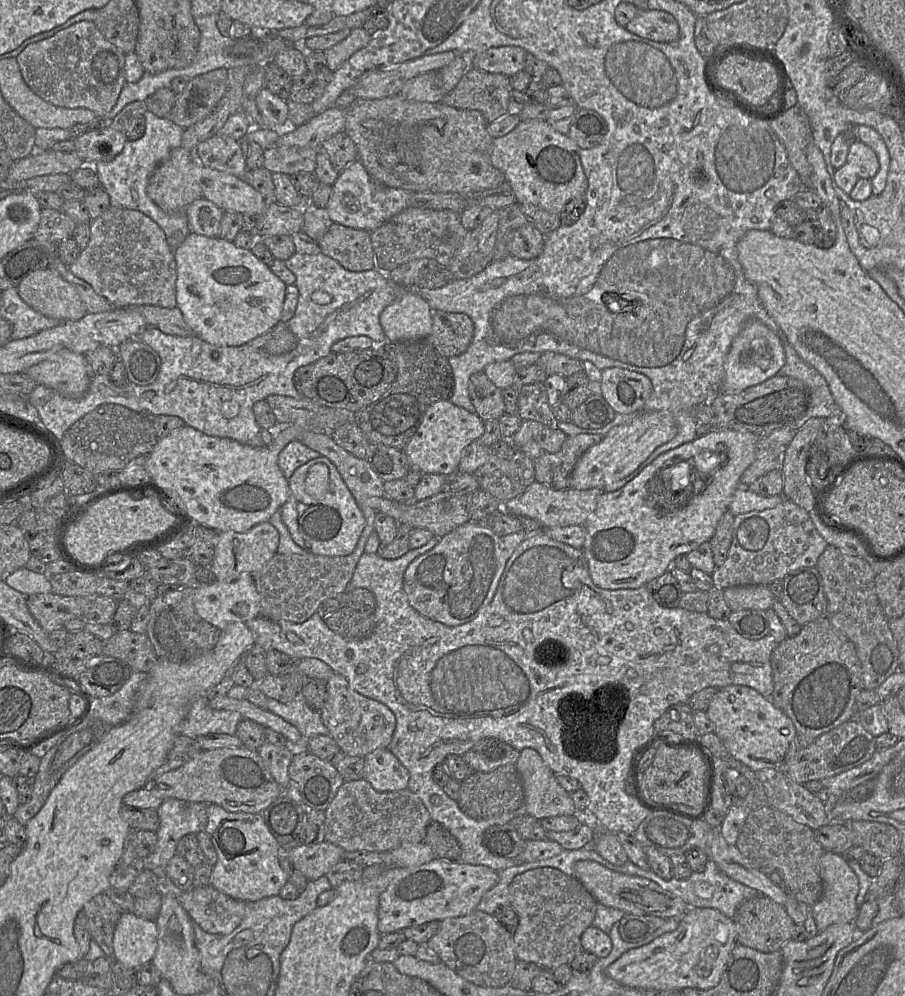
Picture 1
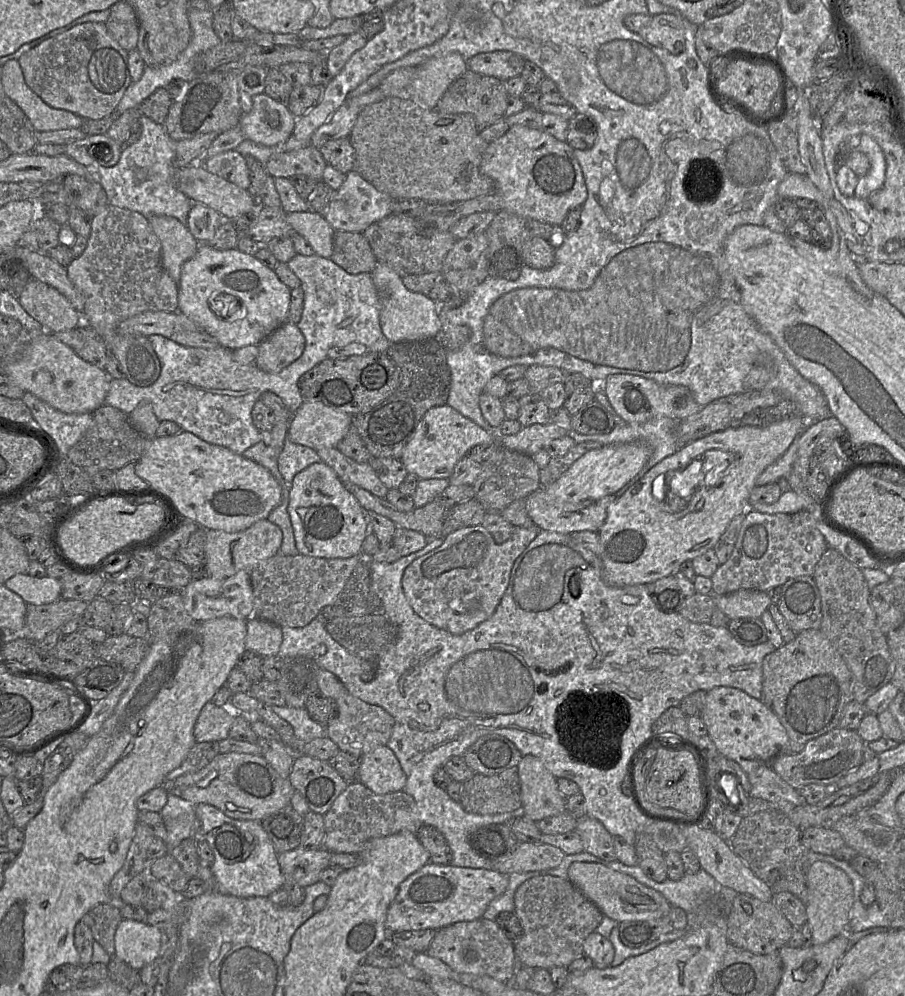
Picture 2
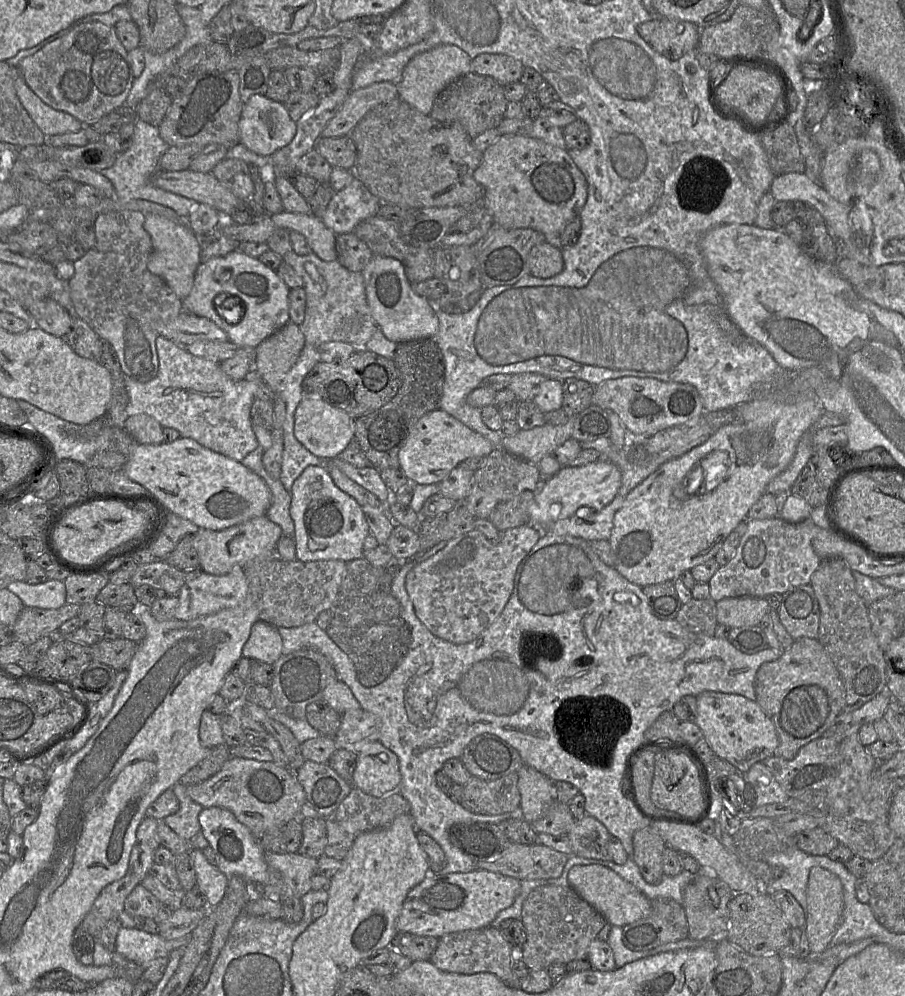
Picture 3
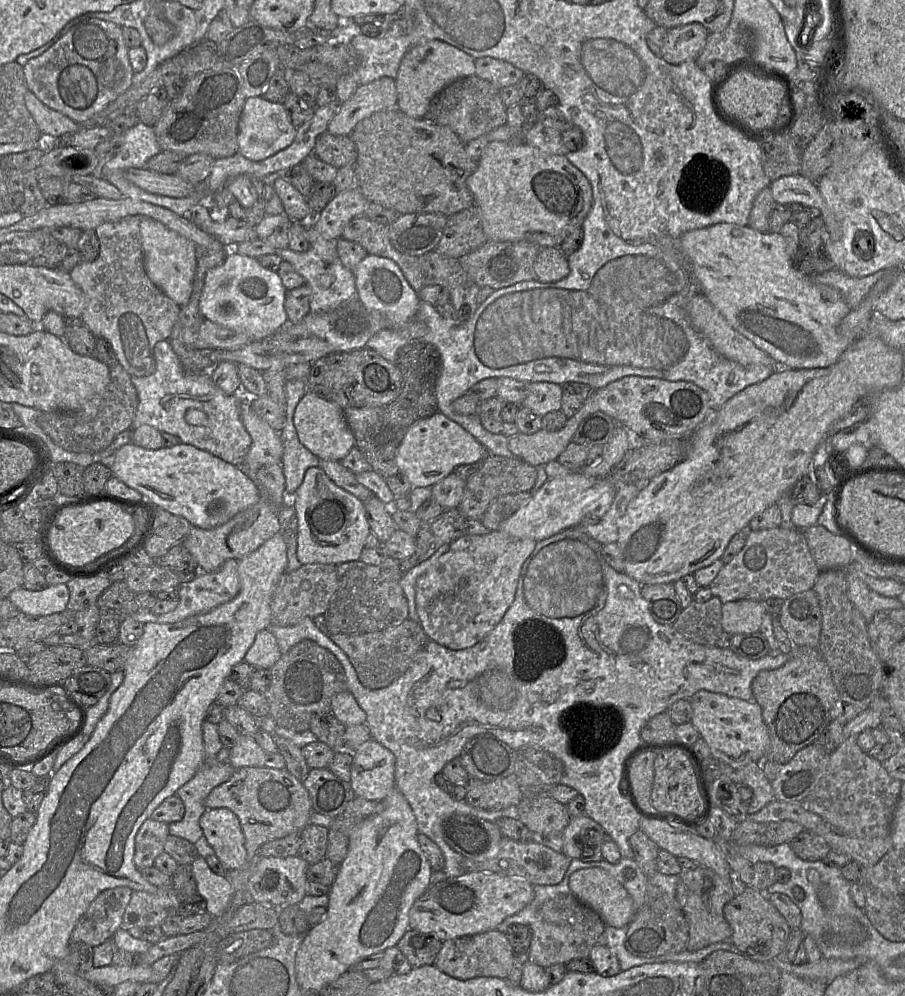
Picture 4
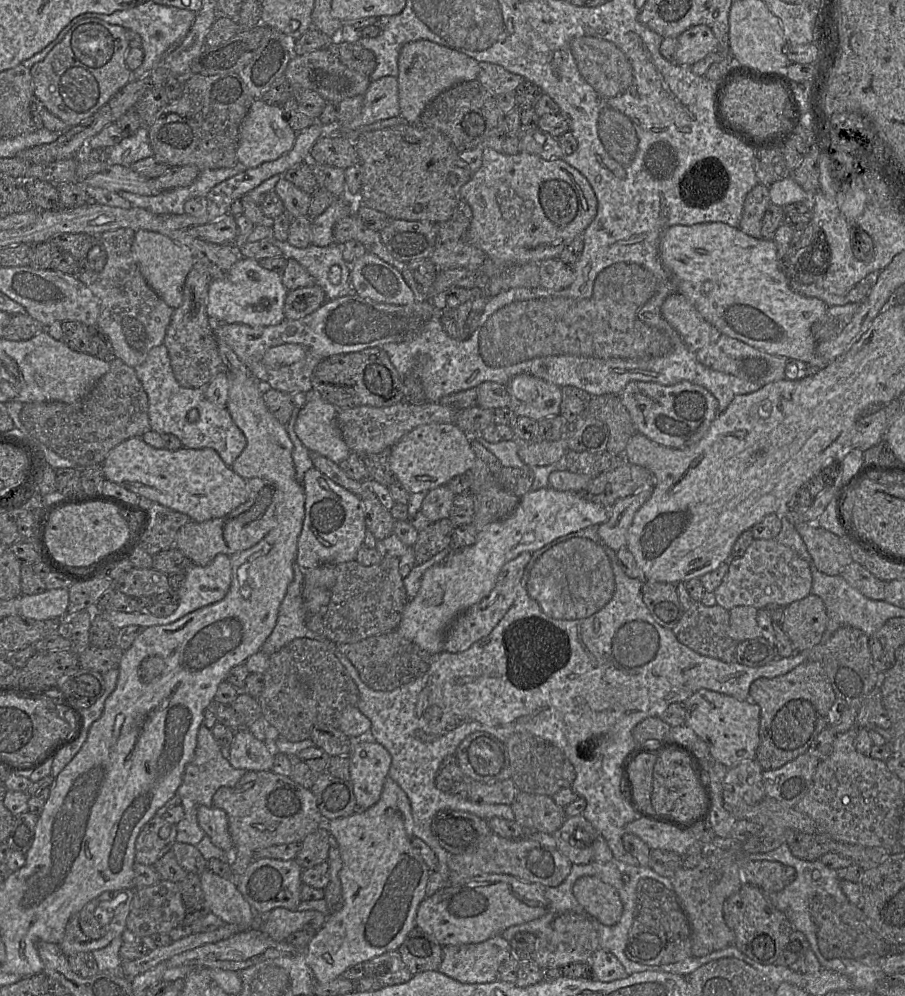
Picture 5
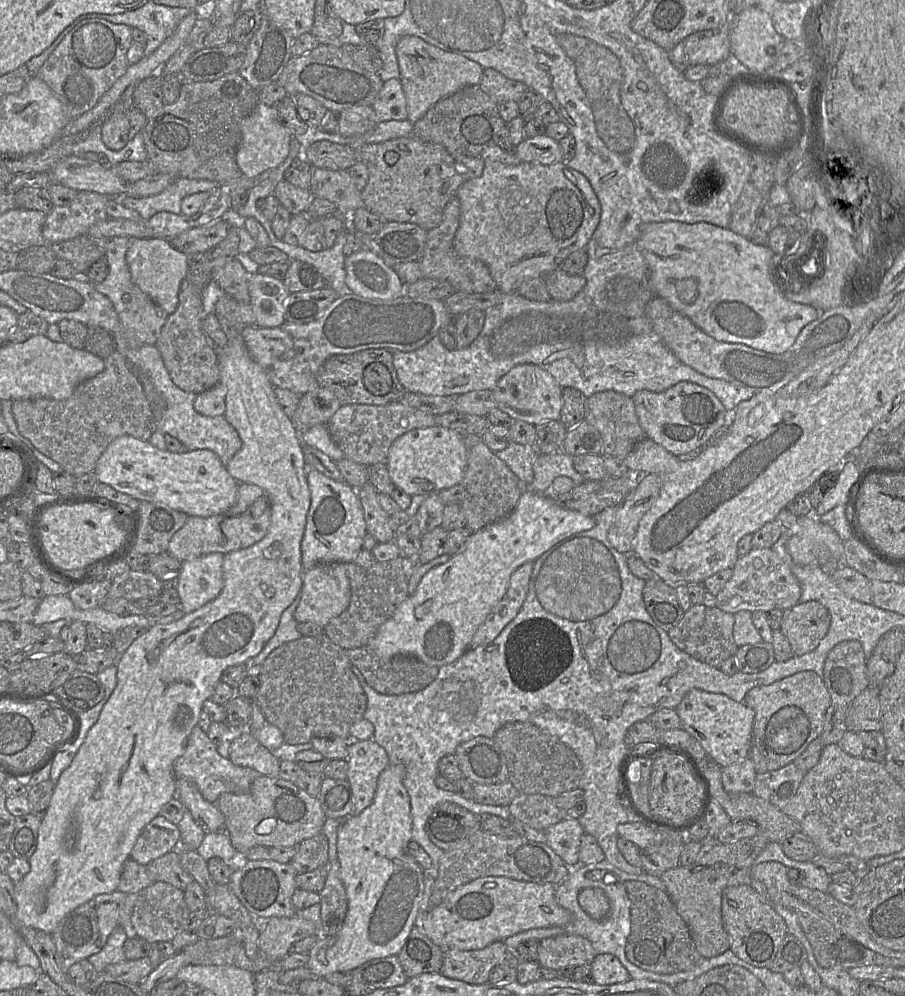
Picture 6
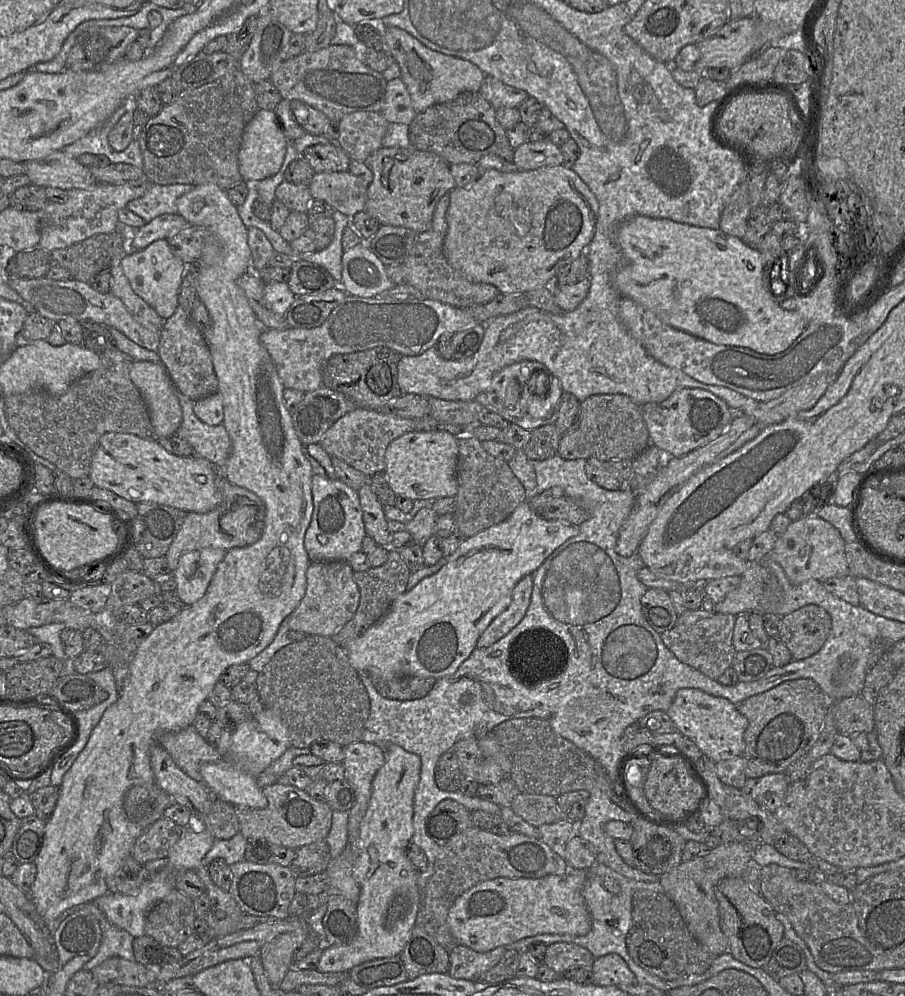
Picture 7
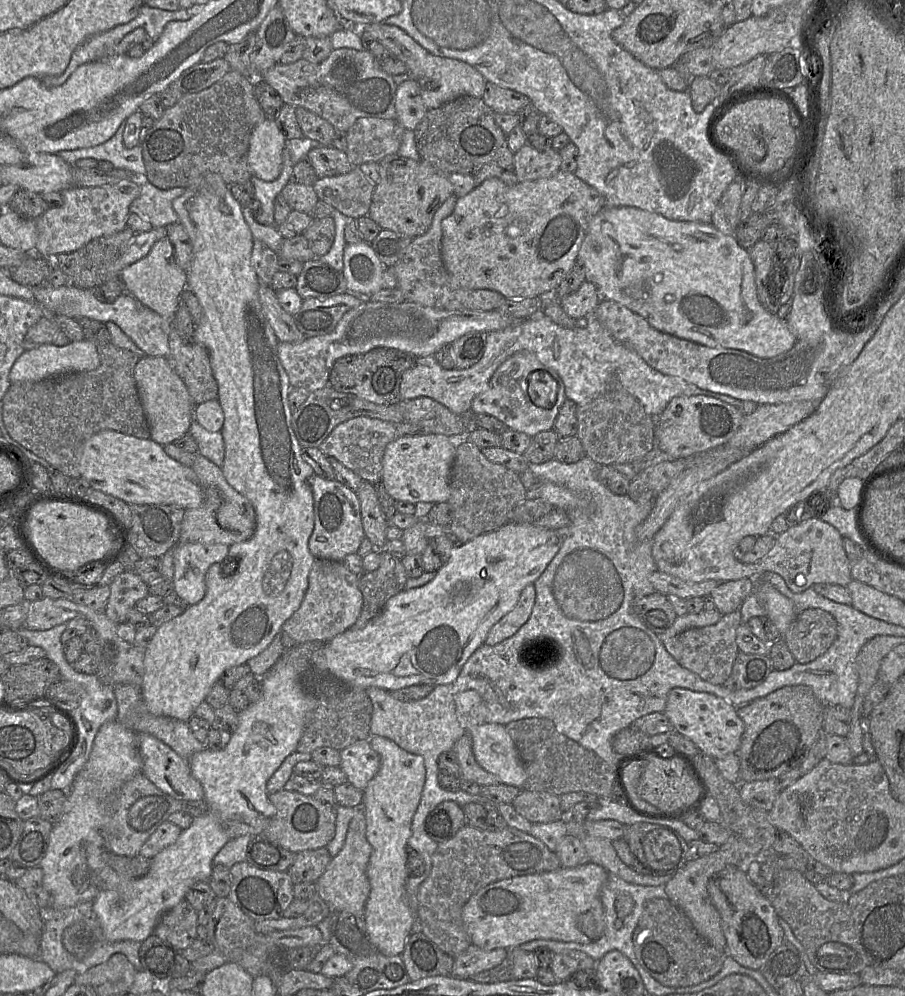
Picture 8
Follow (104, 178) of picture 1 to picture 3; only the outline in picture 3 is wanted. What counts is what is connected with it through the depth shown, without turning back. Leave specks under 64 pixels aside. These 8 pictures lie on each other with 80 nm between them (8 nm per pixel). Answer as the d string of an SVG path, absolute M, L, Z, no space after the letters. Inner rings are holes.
M136 119L131 145L118 155L113 166L103 169L100 173L114 186L115 198L119 201L147 200L171 208L181 218L186 218L199 206L193 199L174 194L151 184L151 176L159 170L159 160L170 146L160 137L159 128Z

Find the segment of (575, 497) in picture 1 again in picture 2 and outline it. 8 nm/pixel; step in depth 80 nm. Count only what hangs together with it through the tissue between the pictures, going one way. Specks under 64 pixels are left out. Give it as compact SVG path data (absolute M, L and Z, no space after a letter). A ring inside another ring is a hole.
M540 487L526 500L526 511L534 525L542 531L571 534L579 531L598 533L603 526L609 505L626 490L623 487L613 495L598 501L585 500L563 506L546 501L546 492Z

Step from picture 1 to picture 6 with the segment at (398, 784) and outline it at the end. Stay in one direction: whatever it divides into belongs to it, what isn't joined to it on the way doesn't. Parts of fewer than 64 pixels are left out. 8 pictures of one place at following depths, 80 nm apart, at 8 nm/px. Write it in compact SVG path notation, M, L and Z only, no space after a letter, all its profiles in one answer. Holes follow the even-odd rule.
M373 739L351 740L347 745L347 780L353 793L353 815L373 801L380 773L389 765L383 747Z

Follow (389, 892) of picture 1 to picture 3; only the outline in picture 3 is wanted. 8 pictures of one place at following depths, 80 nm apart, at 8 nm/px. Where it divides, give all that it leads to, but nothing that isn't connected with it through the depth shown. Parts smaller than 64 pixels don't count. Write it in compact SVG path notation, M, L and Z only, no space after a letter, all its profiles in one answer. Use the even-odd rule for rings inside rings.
M486 870L429 873L407 894L395 922L397 932L441 938L452 932L488 927L500 911L513 904L520 886L521 881L516 878Z

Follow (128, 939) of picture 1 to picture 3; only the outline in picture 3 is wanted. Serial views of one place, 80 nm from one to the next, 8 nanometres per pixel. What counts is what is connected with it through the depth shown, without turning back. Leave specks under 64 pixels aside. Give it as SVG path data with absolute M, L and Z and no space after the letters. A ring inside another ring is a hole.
M121 926L115 940L115 951L127 959L146 966L162 953L165 940L158 934L151 934L137 928Z

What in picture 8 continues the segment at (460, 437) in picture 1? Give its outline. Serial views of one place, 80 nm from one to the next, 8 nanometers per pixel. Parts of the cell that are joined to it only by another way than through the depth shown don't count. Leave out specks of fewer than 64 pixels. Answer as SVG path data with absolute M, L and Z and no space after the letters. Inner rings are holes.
M443 434L403 435L387 444L382 458L381 483L396 501L410 504L447 502L457 442Z

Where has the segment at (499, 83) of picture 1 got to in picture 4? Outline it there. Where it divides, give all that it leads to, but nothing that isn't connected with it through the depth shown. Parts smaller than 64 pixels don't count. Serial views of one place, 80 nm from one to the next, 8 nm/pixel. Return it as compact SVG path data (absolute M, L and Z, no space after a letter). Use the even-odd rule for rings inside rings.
M476 75L457 79L448 84L430 102L424 119L449 127L462 142L468 142L488 134L507 123L507 108L503 104L500 89Z

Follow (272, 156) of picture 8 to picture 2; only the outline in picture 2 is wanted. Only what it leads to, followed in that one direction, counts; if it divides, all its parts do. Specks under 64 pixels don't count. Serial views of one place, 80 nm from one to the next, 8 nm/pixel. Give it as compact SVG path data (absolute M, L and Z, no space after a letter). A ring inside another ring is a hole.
M263 92L253 97L252 109L241 117L240 127L246 139L259 145L282 146L293 133L296 120L286 103Z

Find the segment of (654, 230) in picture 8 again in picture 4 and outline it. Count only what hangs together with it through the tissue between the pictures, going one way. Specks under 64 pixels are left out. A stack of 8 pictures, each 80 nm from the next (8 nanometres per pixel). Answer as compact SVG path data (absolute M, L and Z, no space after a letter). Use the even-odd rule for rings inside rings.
M716 223L685 232L680 239L680 247L689 261L699 292L736 331L766 352L780 367L828 367L836 363L854 342L839 333L839 325L851 307L838 290L811 280L792 265L787 245L780 233L759 232L747 225Z

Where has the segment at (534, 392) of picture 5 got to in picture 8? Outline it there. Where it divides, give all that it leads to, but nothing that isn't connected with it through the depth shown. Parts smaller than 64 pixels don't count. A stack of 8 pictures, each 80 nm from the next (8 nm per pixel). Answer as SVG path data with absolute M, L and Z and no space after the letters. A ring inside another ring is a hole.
M520 351L507 358L493 373L485 389L472 401L471 411L475 414L489 414L502 421L508 428L533 437L539 432L553 429L559 409L566 400L565 386L556 371L546 367L537 357ZM535 370L547 371L557 382L557 399L550 408L536 406L528 394L528 376Z

